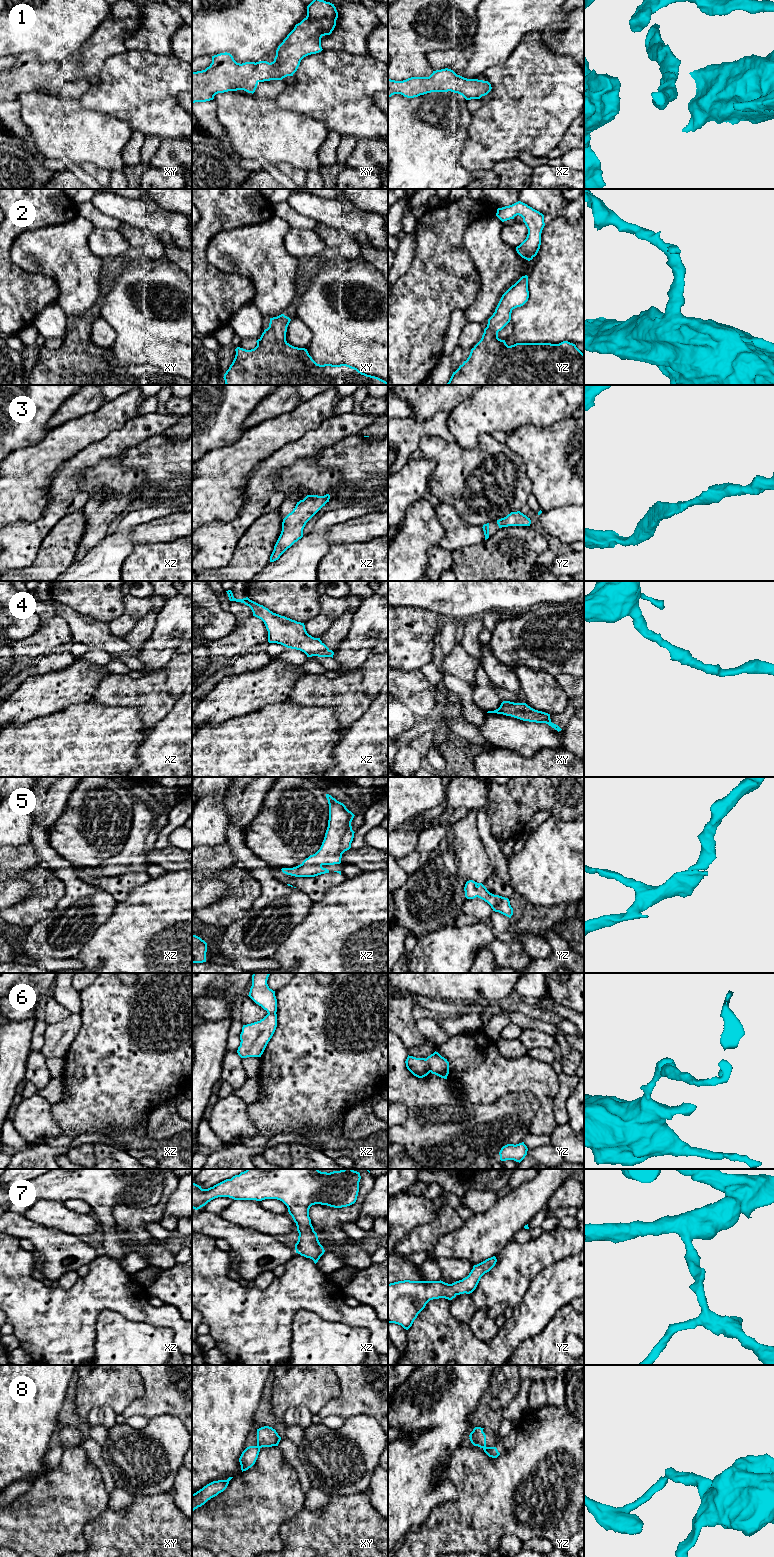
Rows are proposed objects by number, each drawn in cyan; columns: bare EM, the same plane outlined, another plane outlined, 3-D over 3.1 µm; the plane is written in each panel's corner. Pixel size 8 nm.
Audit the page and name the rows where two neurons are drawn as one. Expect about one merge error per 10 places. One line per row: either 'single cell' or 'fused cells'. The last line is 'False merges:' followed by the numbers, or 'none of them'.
1: single cell
2: single cell
3: single cell
4: single cell
5: single cell
6: single cell
7: single cell
8: fused cells
False merges: 8

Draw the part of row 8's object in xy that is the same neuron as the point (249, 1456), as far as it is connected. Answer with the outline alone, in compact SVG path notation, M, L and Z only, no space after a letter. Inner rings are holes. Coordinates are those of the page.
M249 1446L242 1452L239 1458L242 1472L248 1470L255 1464L259 1452L260 1447L258 1446Z

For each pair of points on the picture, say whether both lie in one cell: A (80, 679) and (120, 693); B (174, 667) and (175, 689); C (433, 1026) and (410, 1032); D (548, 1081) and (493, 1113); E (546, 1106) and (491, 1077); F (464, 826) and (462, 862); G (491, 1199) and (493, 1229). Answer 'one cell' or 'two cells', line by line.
A: two cells
B: one cell
C: two cells
D: two cells
E: one cell
F: one cell
G: two cells

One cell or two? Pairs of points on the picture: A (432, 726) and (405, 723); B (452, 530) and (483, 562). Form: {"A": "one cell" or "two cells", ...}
{"A": "two cells", "B": "two cells"}

